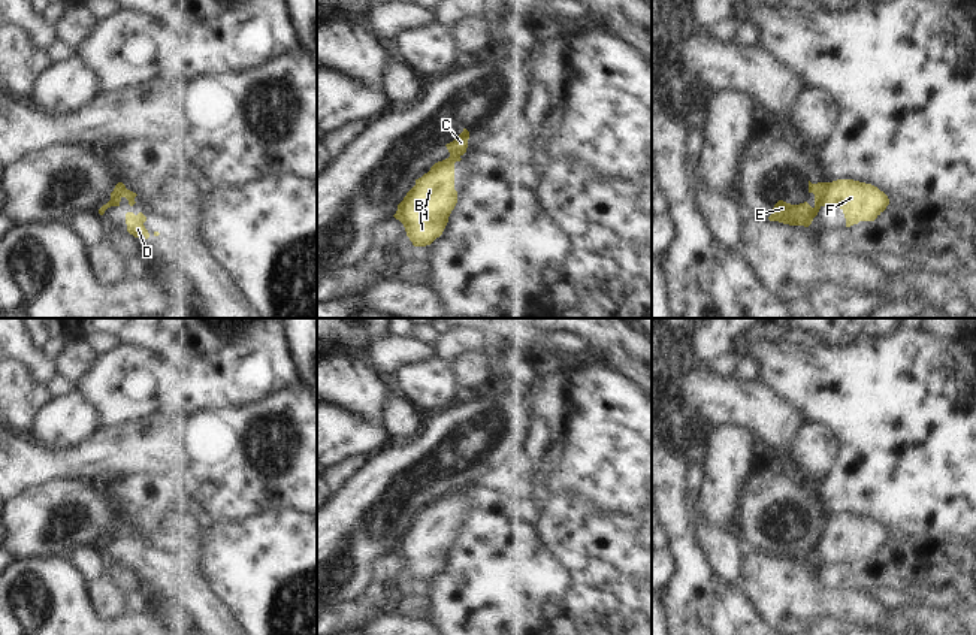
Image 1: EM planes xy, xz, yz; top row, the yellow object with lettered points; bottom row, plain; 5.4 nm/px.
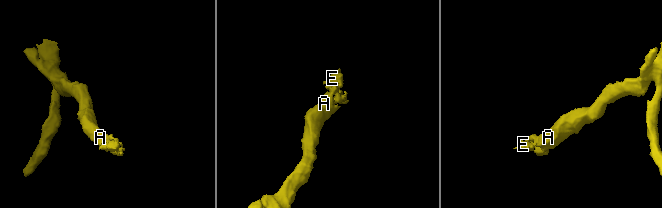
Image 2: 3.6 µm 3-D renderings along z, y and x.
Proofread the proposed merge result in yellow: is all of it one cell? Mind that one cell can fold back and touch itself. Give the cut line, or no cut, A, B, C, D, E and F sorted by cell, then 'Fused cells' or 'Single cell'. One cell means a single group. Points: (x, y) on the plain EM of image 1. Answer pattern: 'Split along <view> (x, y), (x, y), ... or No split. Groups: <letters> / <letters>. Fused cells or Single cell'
Split along yz (825, 517), (821, 540). Groups: A B D F / C E. Fused cells.

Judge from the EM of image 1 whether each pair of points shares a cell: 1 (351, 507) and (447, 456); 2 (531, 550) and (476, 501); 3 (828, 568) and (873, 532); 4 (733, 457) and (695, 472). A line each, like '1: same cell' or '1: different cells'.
1: same cell
2: same cell
3: same cell
4: different cells

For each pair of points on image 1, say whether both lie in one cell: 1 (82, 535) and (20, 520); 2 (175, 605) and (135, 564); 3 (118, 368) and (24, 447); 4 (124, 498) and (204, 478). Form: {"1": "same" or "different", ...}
{"1": "same", "2": "same", "3": "different", "4": "different"}

